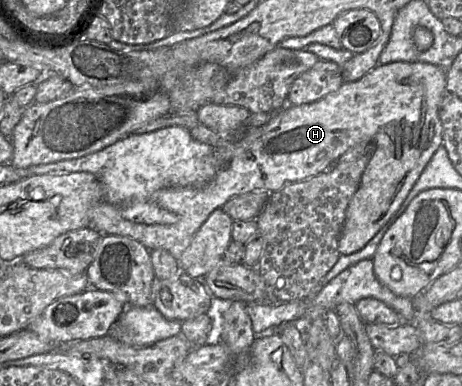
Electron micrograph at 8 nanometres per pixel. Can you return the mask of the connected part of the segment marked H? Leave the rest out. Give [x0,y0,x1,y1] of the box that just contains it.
[89,62,446,261]

